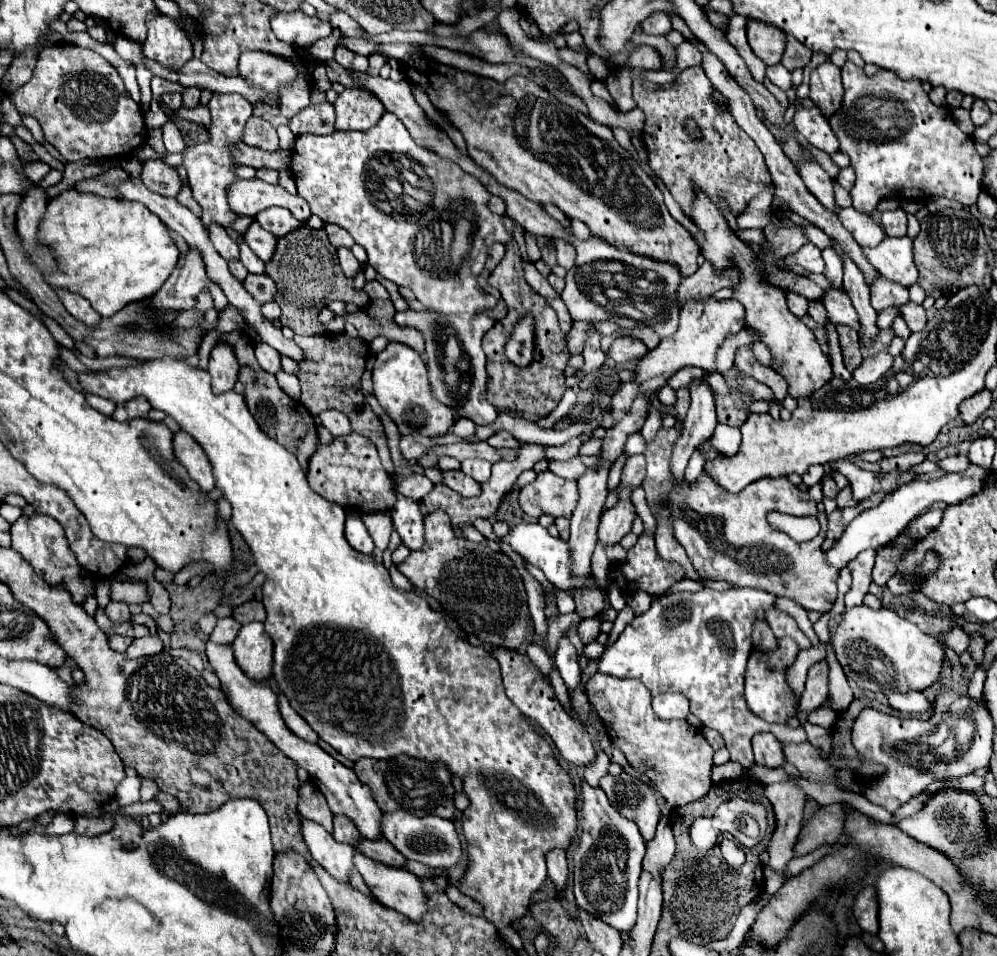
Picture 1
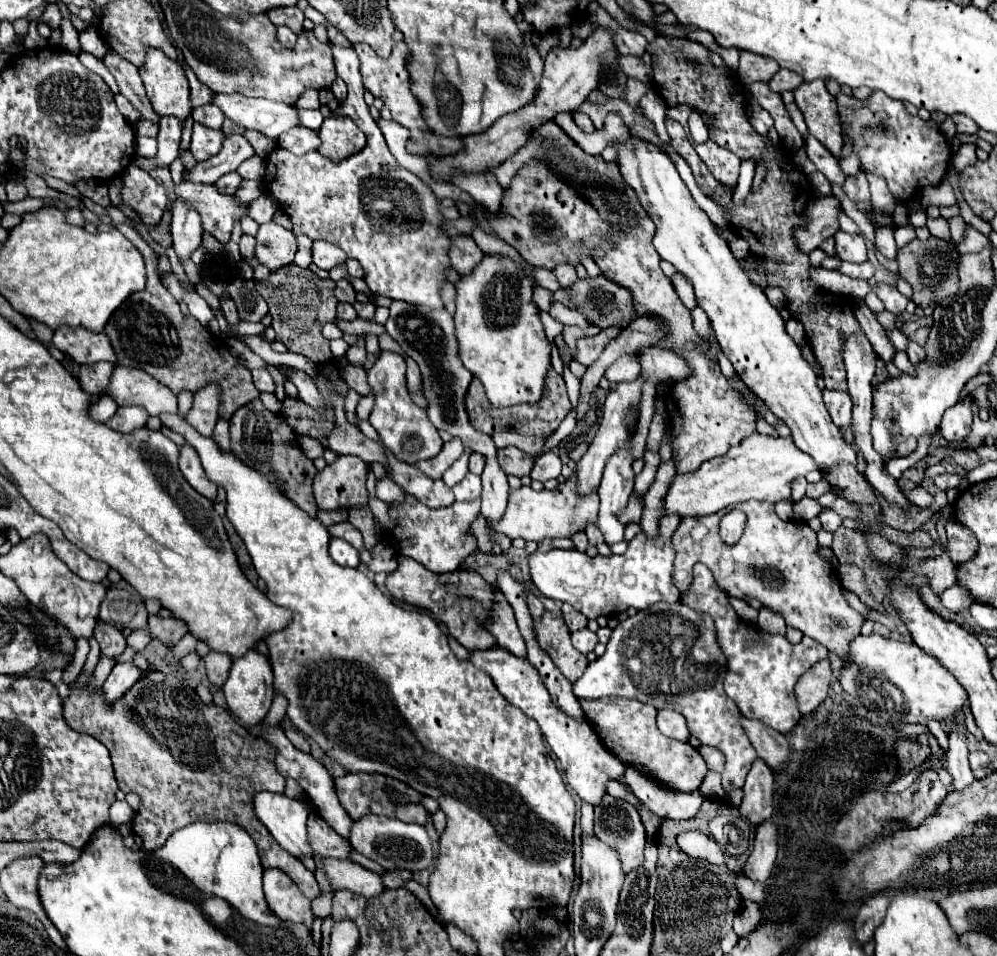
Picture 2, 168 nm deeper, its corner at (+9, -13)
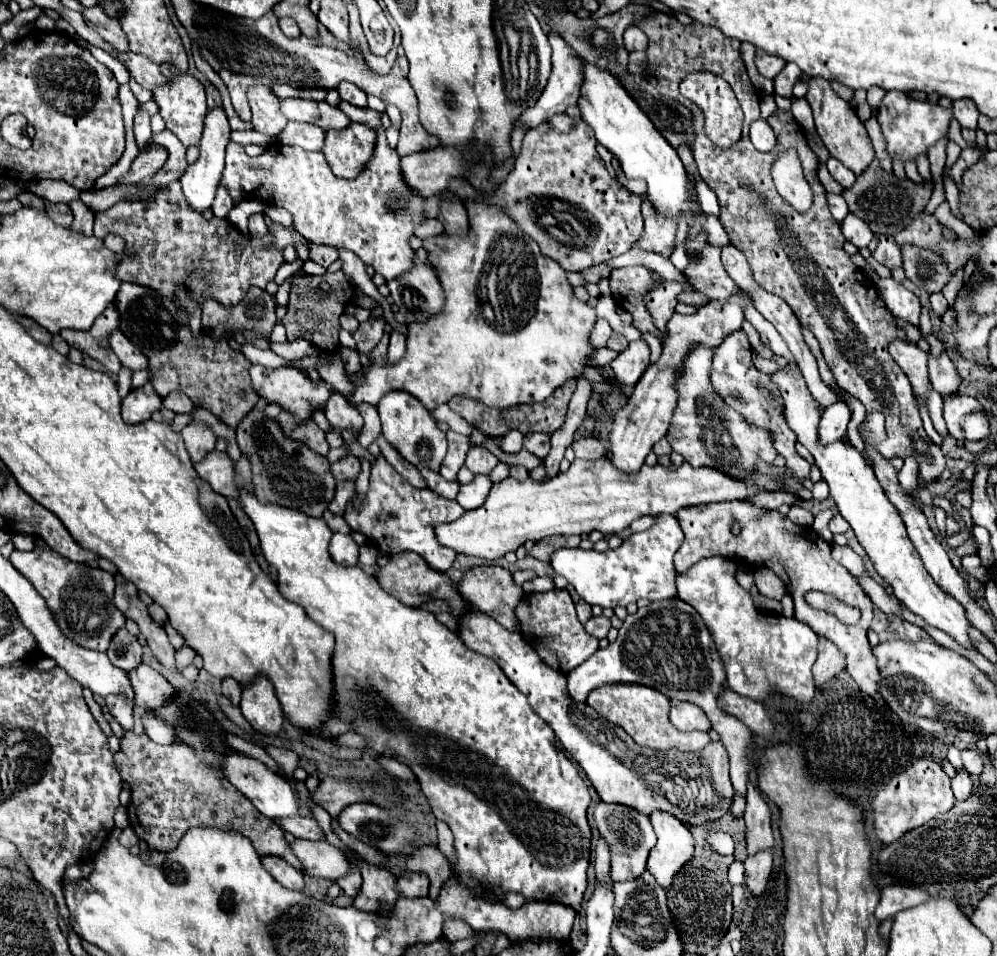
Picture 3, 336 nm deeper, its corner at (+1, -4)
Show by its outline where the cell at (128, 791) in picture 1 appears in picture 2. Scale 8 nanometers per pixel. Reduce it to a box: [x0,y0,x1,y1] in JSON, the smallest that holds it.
[109,801,134,825]

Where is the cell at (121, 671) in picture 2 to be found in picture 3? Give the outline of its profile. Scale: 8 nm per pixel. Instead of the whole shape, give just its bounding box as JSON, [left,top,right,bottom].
[106,694,132,728]

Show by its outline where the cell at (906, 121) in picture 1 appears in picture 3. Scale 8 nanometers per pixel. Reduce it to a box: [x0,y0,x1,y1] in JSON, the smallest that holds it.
[876,90,952,162]

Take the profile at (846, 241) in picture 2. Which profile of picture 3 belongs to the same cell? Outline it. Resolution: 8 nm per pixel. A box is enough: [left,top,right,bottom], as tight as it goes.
[842,214,872,250]

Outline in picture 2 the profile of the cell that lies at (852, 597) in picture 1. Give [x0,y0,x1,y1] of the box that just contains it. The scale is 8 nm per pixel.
[680,563,828,733]

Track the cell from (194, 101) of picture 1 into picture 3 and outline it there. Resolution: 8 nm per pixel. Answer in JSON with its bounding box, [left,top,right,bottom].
[120,146,166,184]

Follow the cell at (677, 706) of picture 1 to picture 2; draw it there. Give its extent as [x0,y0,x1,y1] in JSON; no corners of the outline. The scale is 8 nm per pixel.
[658,709,690,741]

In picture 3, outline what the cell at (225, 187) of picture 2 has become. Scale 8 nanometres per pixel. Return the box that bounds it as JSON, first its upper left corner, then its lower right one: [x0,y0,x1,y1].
[212,186,234,216]

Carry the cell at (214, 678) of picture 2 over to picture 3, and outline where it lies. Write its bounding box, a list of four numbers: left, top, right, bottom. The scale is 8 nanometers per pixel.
[222,678,242,706]

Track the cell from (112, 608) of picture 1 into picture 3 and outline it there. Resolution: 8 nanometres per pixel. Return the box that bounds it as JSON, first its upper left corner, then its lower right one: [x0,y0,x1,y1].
[106,628,142,672]

